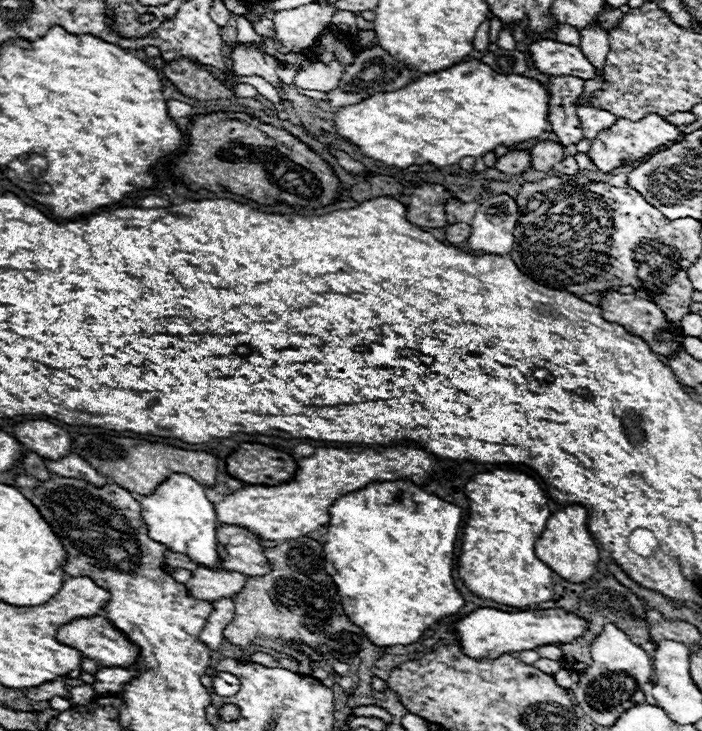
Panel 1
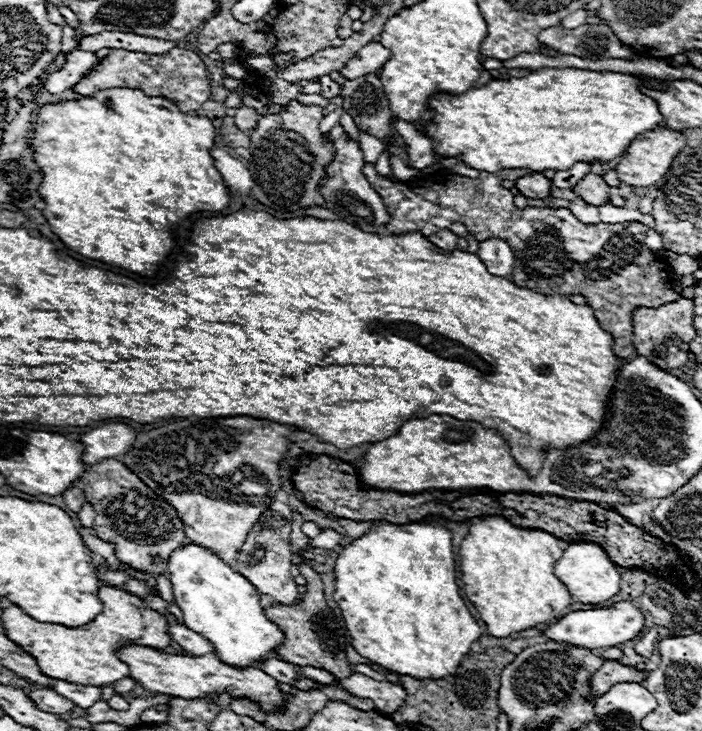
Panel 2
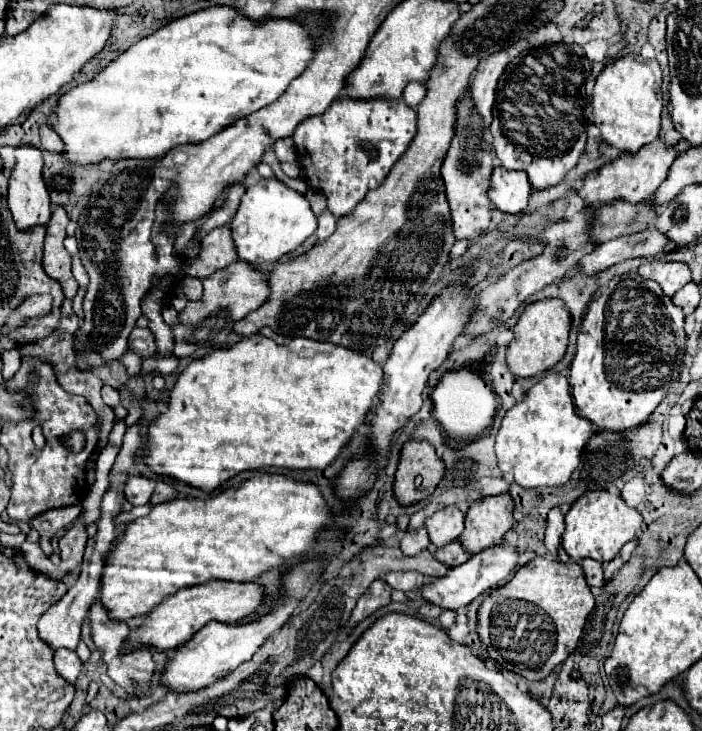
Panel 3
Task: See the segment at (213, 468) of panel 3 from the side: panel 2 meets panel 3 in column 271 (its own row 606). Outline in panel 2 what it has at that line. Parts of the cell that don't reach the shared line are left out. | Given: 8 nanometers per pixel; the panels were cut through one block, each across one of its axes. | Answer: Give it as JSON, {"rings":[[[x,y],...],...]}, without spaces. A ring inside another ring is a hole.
{"rings":[[[384,524],[368,530],[346,546],[334,566],[334,600],[342,610],[342,618],[356,652],[390,672],[414,676],[418,680],[440,680],[442,676],[452,676],[482,634],[478,622],[472,618],[464,598],[460,596],[455,564],[452,534],[438,524]]]}

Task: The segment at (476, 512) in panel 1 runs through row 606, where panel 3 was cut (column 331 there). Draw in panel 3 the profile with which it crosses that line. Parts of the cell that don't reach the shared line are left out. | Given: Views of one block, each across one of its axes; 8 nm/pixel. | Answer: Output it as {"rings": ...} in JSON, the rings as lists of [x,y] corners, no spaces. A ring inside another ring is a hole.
{"rings":[[[258,474],[246,480],[240,488],[228,488],[208,500],[174,498],[156,504],[148,516],[128,524],[124,536],[116,538],[112,550],[106,554],[106,566],[100,580],[100,602],[106,606],[112,620],[128,622],[130,618],[148,614],[160,604],[160,600],[180,588],[210,580],[252,582],[268,568],[280,568],[306,554],[314,546],[316,534],[334,520],[336,516],[330,514],[320,490],[314,484],[298,482],[282,474]]]}

